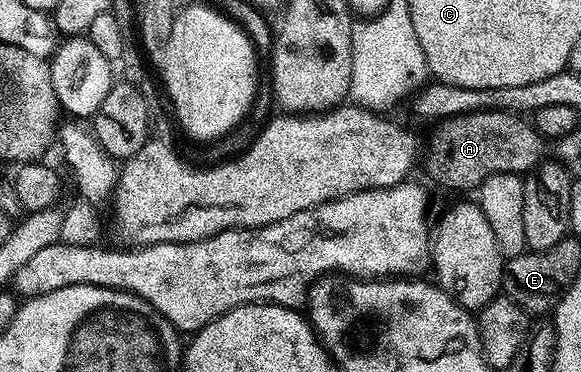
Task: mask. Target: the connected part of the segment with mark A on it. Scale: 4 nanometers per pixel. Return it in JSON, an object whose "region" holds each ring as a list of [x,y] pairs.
{"region":[[[487,109],[449,120],[430,151],[431,177],[454,191],[473,192],[496,173],[533,172],[547,158],[548,143],[522,119],[518,113]]]}

